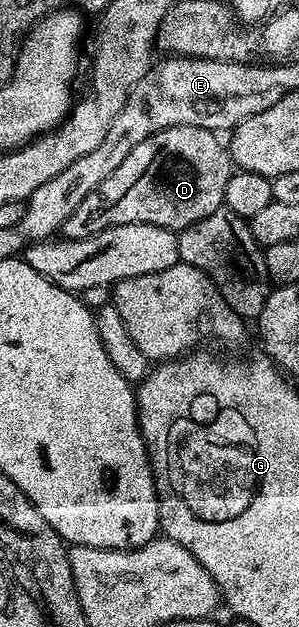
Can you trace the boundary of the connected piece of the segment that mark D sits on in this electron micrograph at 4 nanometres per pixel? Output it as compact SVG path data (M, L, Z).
M178 125L162 129L149 139L137 143L125 163L101 183L69 215L61 230L64 238L88 237L114 225L153 223L157 227L181 230L224 208L225 183L233 172L230 152L209 129Z

